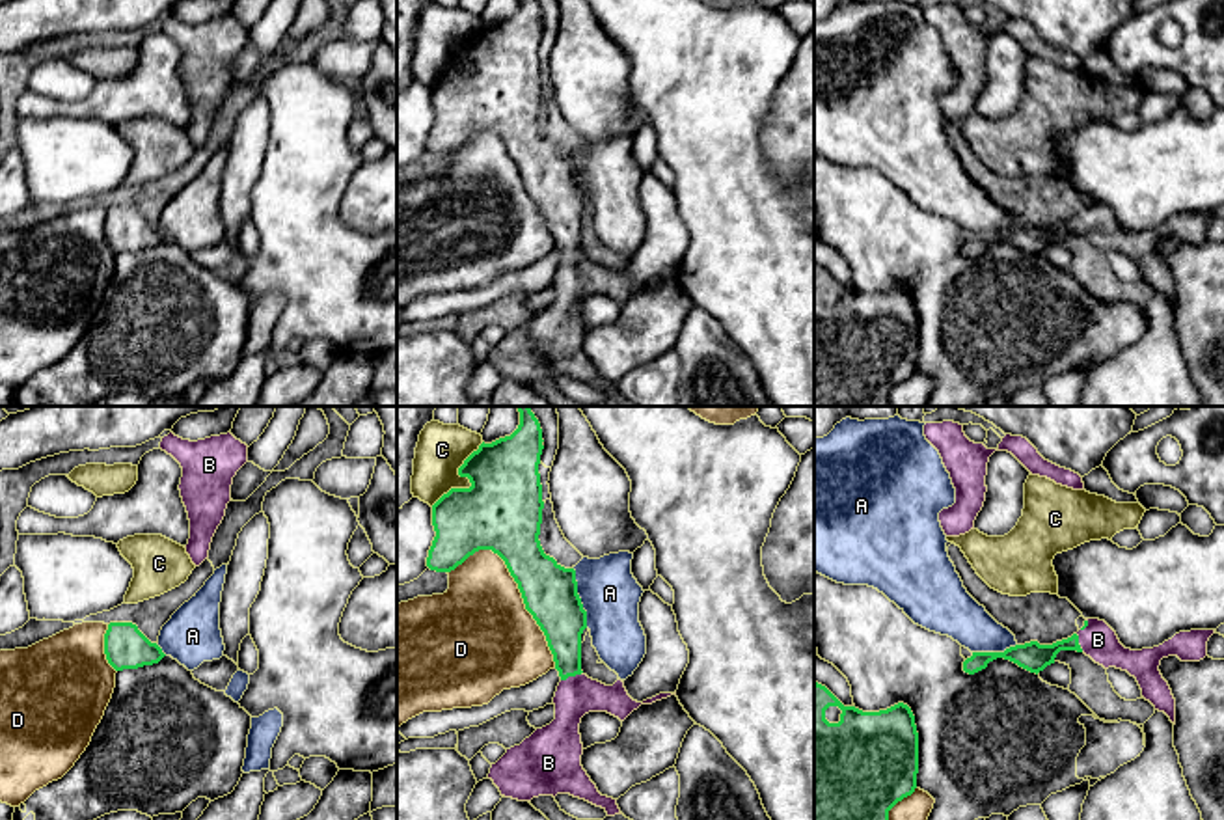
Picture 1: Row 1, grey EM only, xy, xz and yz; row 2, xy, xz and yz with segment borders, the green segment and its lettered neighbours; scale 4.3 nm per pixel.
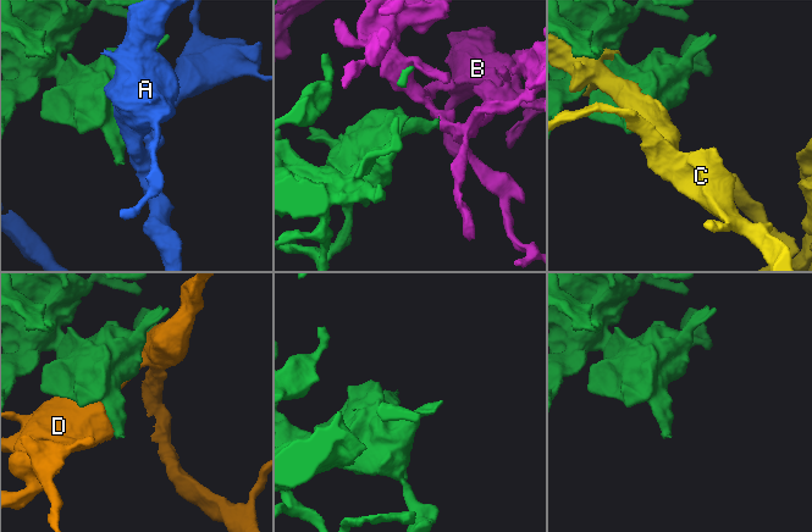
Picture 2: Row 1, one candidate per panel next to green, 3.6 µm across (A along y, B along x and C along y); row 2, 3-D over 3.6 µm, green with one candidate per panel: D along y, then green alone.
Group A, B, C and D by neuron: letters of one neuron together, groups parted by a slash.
A / B / C / D

